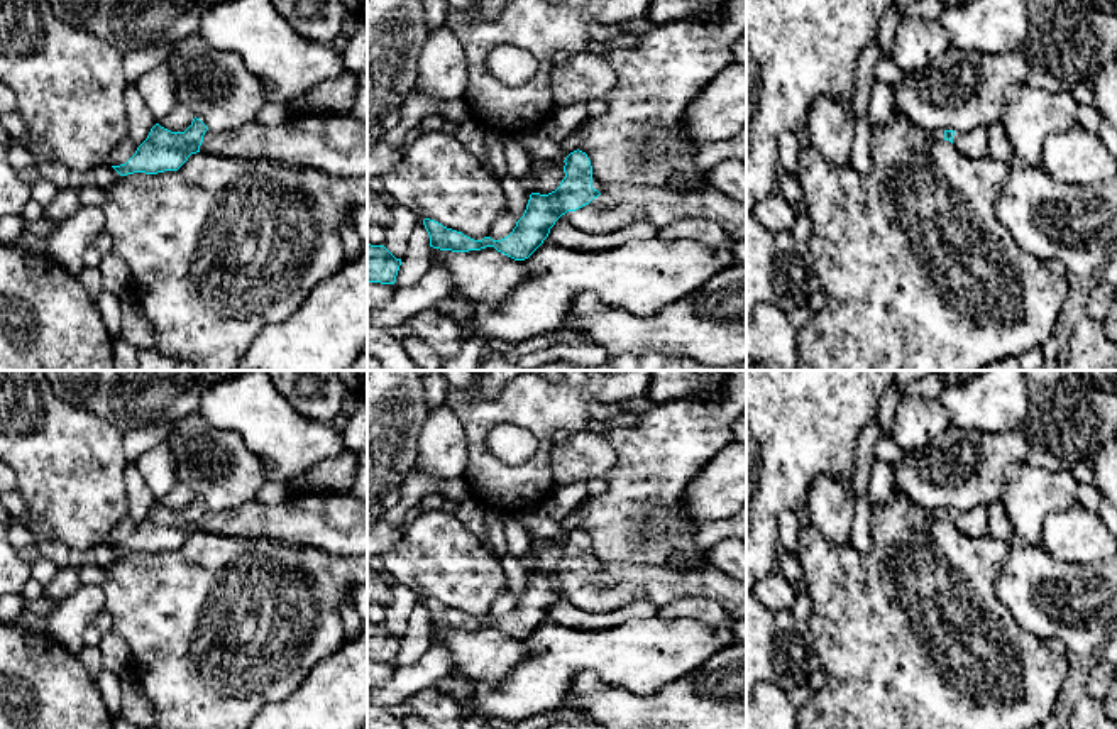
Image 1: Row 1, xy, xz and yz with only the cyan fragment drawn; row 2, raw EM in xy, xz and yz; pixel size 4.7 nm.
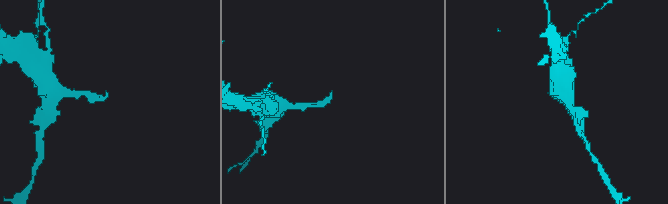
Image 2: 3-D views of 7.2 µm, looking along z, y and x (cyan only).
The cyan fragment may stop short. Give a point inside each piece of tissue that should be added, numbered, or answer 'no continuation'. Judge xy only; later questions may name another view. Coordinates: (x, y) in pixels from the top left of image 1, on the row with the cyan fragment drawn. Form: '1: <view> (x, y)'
1: xy (337, 144)

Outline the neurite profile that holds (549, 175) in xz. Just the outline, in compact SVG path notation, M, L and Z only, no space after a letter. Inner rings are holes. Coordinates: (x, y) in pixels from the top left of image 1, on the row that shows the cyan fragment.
M531 161L531 169L535 173L533 193L548 195L555 191L564 179L564 167L560 161Z

